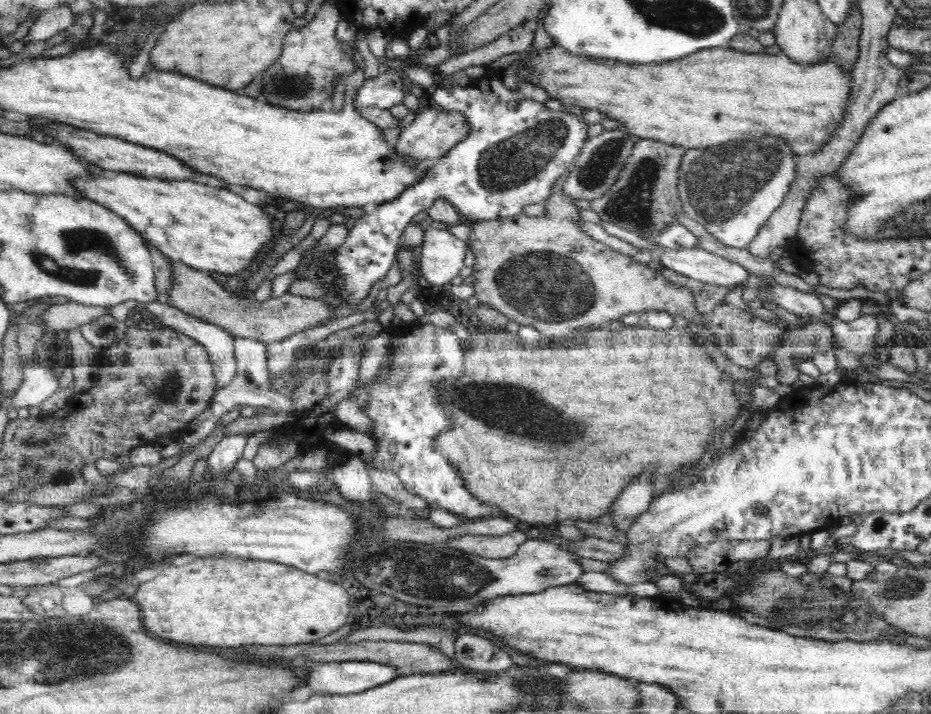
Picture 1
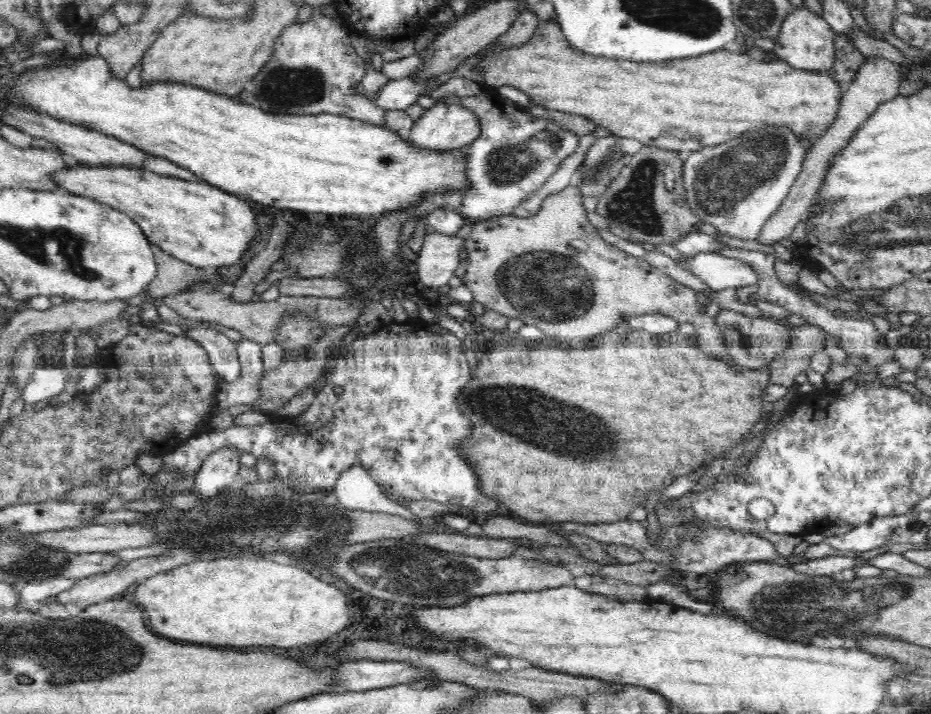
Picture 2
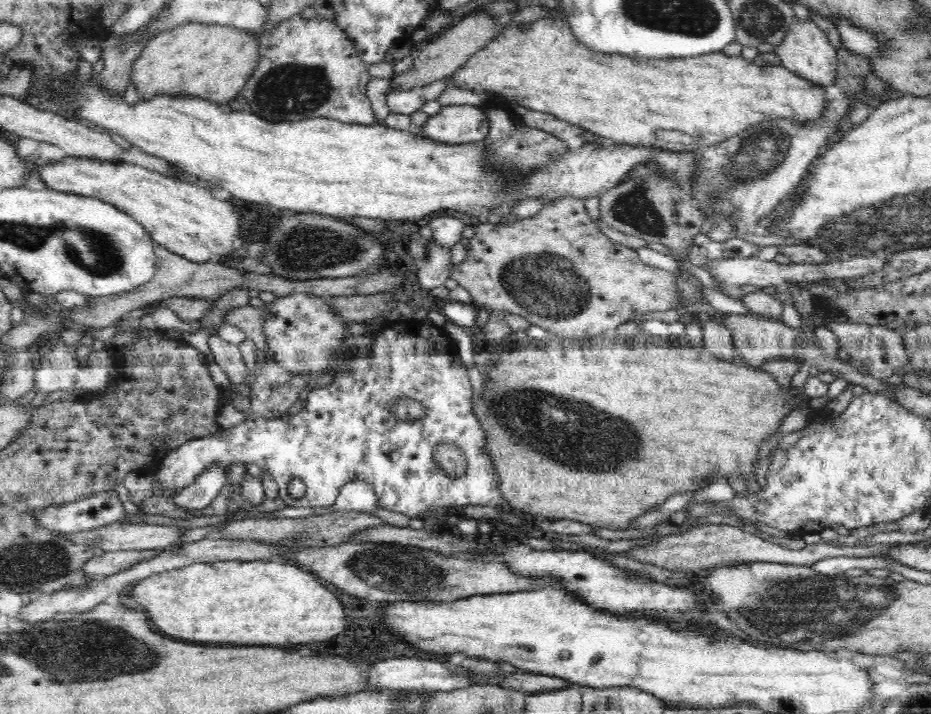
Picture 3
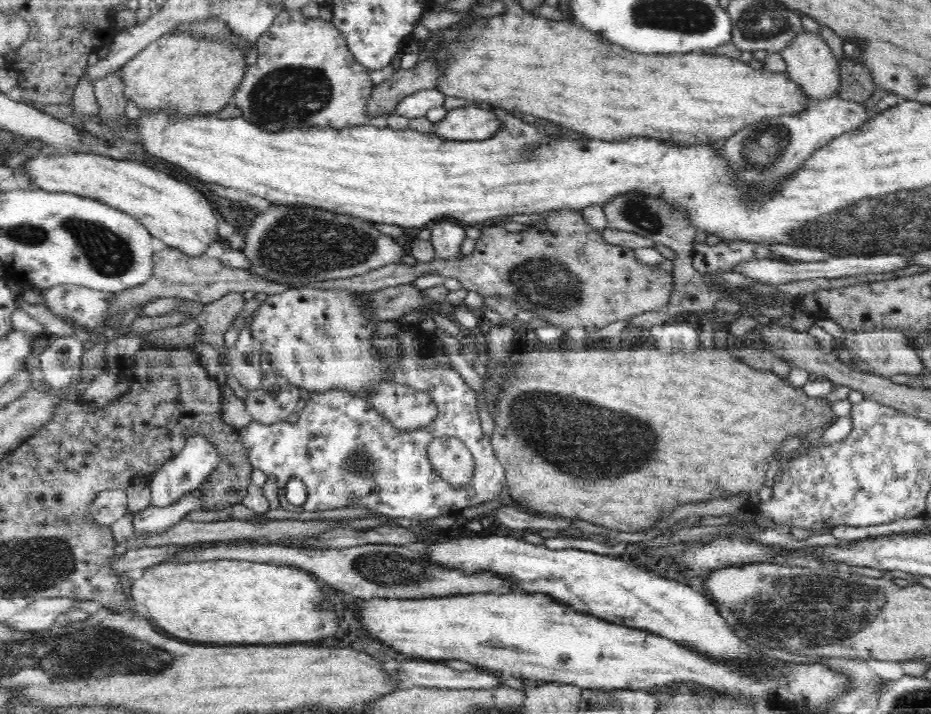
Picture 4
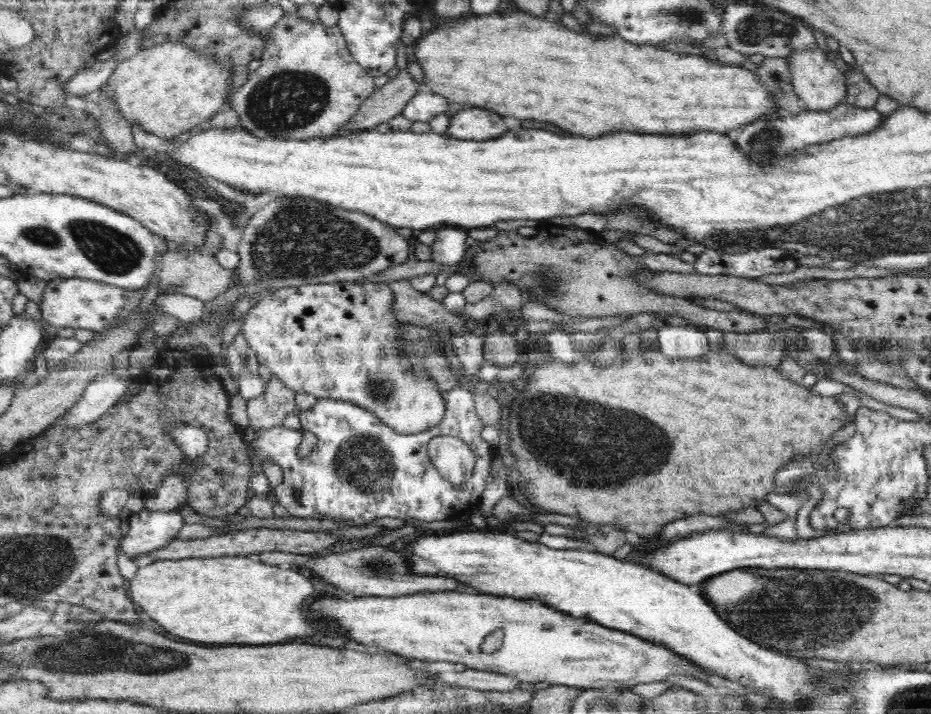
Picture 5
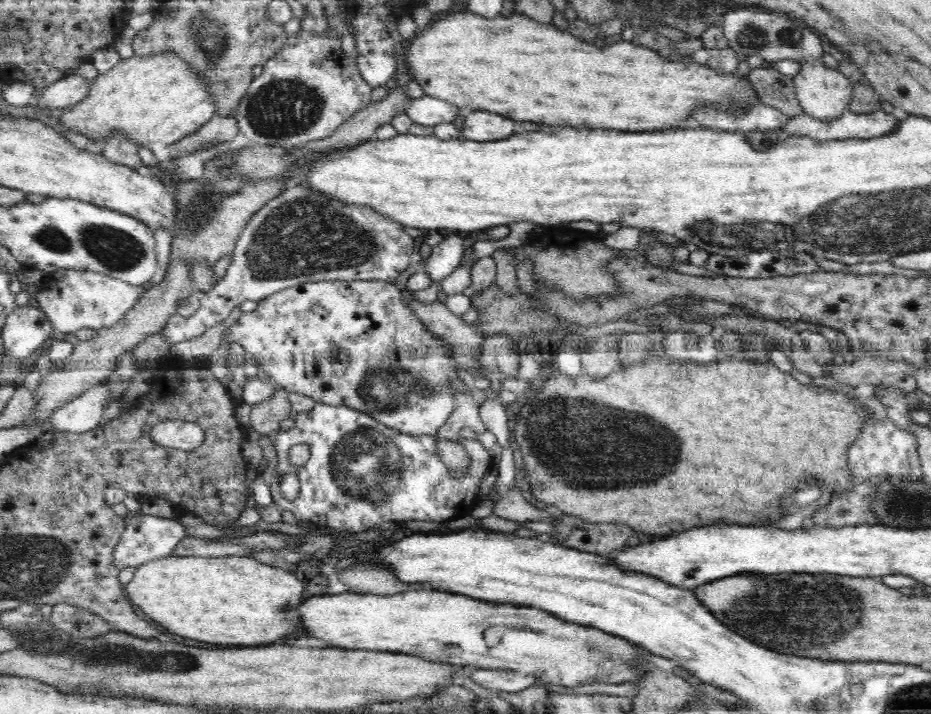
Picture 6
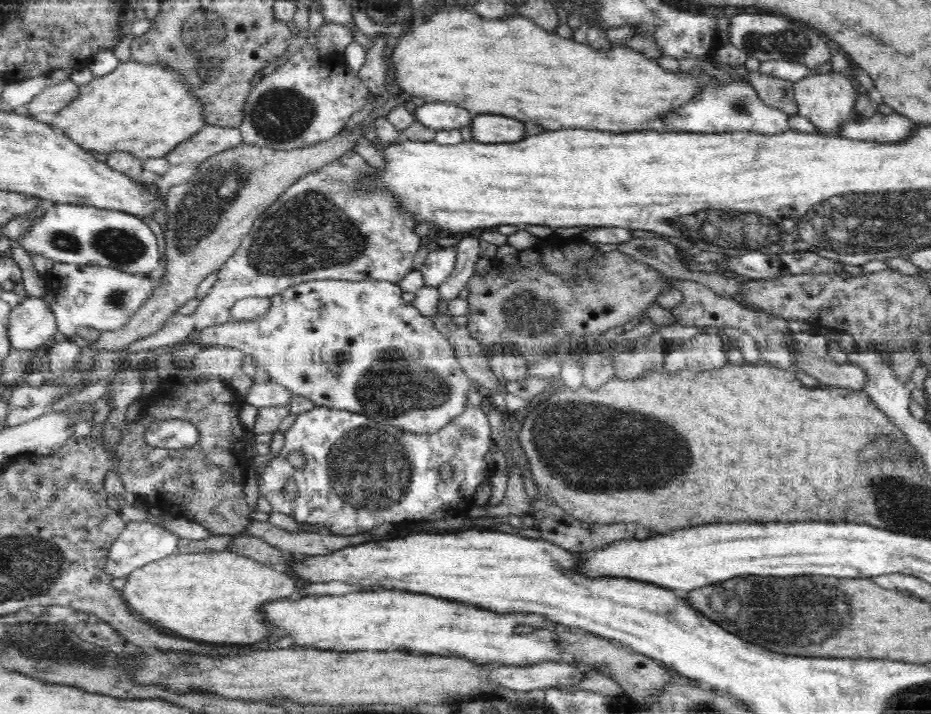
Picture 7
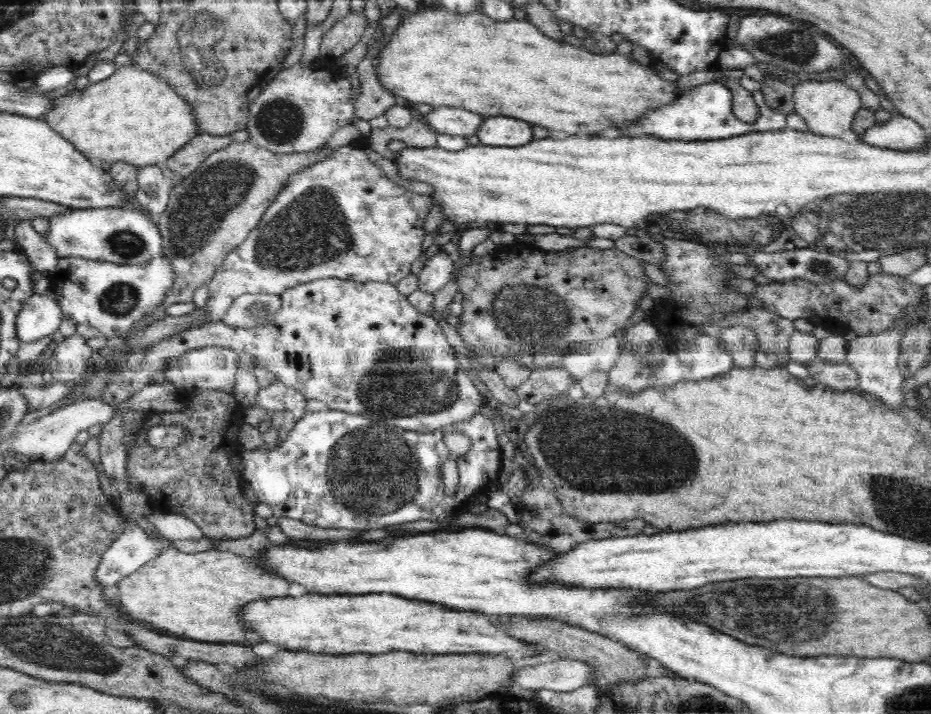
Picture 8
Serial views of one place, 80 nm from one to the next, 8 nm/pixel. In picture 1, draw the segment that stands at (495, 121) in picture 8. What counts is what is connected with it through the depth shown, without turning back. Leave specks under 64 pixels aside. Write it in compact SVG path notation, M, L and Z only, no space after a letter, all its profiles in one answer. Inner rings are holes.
M429 108L418 113L414 122L408 128L401 130L395 146L400 155L406 155L408 159L415 160L416 163L434 163L452 149L452 146L458 145L458 142L468 138L470 134L472 134L472 126L468 124L466 115L459 111Z

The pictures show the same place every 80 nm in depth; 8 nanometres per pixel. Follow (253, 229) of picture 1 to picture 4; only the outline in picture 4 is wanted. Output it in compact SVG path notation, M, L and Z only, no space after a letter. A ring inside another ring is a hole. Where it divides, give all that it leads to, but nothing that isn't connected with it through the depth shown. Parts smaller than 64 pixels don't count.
M71 151L60 158L34 156L34 158L30 158L30 164L26 164L26 170L28 170L32 182L38 184L42 190L77 194L113 206L114 209L121 210L139 221L140 225L143 225L153 238L162 240L167 247L181 250L188 256L202 256L202 254L206 254L206 250L212 242L224 242L218 234L218 219L223 218L223 215L217 208L216 200L206 197L195 187L174 179L170 174L154 170L139 161L113 160L104 158L104 156L94 156L91 153Z

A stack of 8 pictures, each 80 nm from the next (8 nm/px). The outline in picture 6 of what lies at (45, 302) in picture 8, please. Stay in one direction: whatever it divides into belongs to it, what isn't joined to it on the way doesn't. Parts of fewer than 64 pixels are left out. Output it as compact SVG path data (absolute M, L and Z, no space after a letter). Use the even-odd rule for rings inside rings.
M27 304L17 306L3 326L1 337L5 346L4 358L18 358L22 362L36 348L40 348L50 334L56 332L43 310L28 307Z

